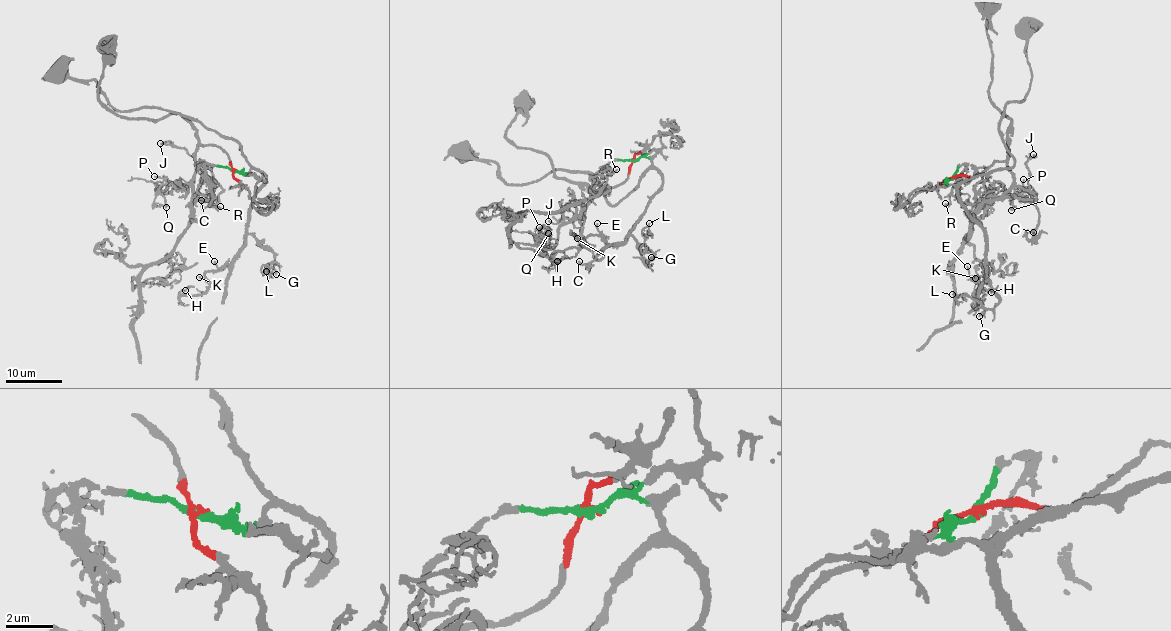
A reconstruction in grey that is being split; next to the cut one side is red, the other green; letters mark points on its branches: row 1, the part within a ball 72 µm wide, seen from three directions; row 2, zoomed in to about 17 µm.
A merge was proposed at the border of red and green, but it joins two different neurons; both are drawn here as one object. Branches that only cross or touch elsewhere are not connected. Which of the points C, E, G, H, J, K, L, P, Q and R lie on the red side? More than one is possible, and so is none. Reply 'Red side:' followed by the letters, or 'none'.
Red side: C, J, P, Q

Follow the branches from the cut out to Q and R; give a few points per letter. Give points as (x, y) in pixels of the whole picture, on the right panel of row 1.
Q: (953, 177), (976, 177), (997, 159), (1006, 162), (1012, 176), (1008, 195), (1034, 200), (1013, 196), (1011, 211)
R: (953, 177), (957, 167), (966, 164), (952, 190), (950, 204), (945, 203)

